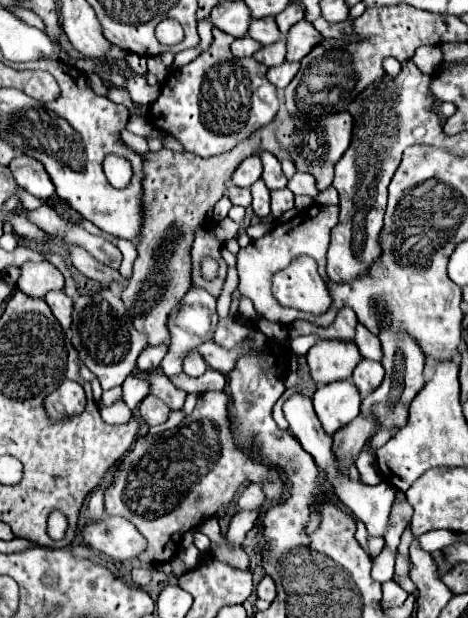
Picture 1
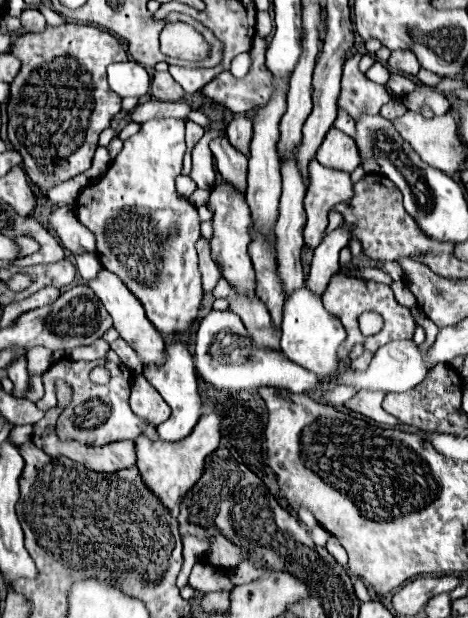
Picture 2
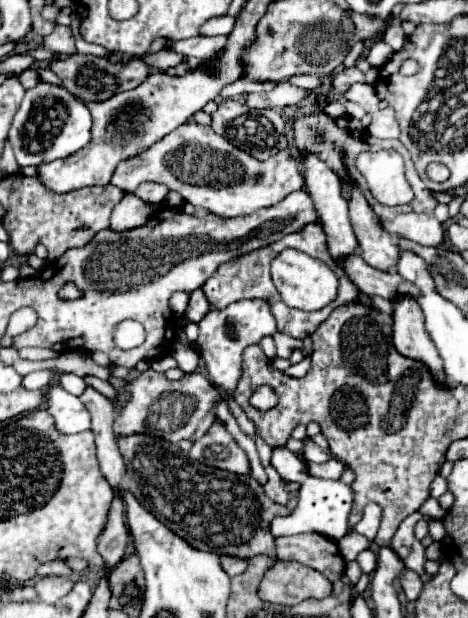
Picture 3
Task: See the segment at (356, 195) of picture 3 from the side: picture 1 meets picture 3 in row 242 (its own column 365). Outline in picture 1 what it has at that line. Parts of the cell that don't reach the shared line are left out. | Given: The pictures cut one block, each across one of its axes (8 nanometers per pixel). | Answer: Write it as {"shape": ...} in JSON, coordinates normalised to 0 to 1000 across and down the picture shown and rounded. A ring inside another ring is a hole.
{"shape":[[[774,579],[769,589],[761,592],[756,605],[752,605],[752,615],[756,615],[761,628],[769,631],[769,638],[778,644],[778,641],[799,634],[816,621],[816,615],[821,615],[821,595],[816,595],[812,586],[795,586],[795,583]]]}

